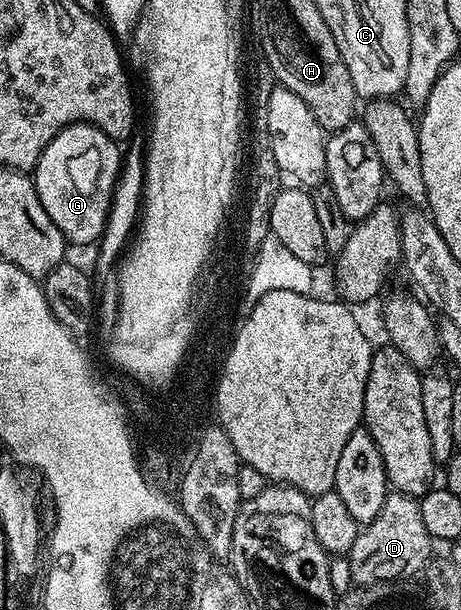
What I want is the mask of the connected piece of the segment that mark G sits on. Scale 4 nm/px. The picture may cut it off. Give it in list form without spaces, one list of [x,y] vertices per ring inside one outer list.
[[[68,125],[60,129],[42,151],[34,180],[38,199],[62,231],[65,242],[95,246],[103,235],[116,177],[120,173],[122,149],[93,125]]]

